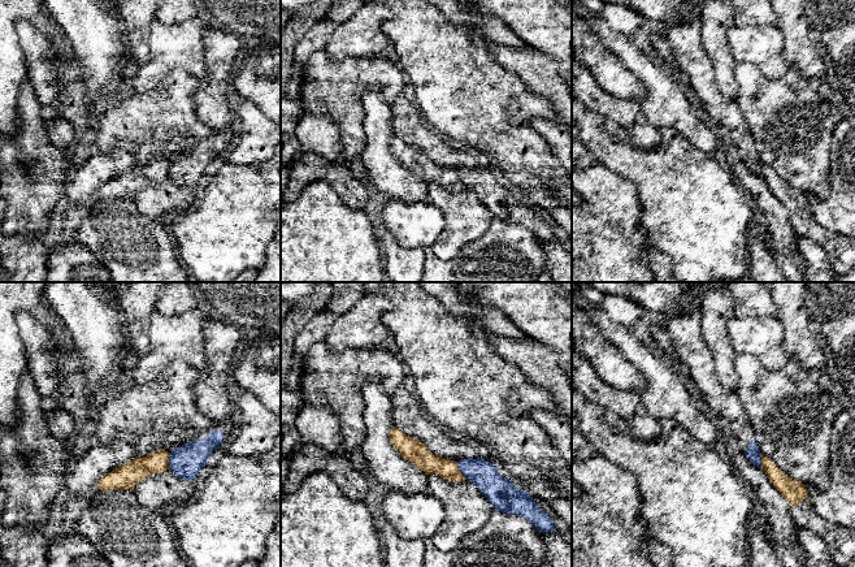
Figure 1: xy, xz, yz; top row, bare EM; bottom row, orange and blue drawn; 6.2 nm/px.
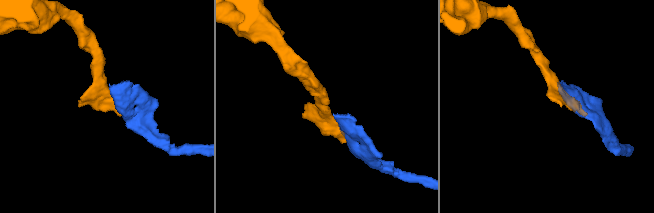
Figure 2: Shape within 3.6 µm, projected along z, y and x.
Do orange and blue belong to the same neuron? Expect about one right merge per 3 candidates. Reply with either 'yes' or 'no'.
no

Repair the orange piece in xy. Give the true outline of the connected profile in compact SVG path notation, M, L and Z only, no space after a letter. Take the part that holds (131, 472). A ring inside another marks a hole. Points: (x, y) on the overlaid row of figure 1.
M156 450L147 456L135 456L133 460L126 462L117 469L105 473L97 482L101 492L133 489L134 486L156 472L169 469L170 454L165 450Z

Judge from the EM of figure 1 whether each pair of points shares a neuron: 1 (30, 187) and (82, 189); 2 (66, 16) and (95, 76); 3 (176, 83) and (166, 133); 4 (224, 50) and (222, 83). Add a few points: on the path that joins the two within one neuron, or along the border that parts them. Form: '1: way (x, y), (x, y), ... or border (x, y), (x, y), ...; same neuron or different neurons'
1: border (70, 176), (65, 193); different neurons
2: way (81, 30), (95, 44), (95, 61); same neuron
3: way (174, 95), (166, 112), (166, 121); same neuron
4: way (222, 57), (222, 76); same neuron

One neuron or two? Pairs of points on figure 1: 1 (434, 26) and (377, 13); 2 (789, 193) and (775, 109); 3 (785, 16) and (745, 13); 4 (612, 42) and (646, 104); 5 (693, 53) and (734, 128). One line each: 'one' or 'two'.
1: two
2: two
3: two
4: one
5: one

